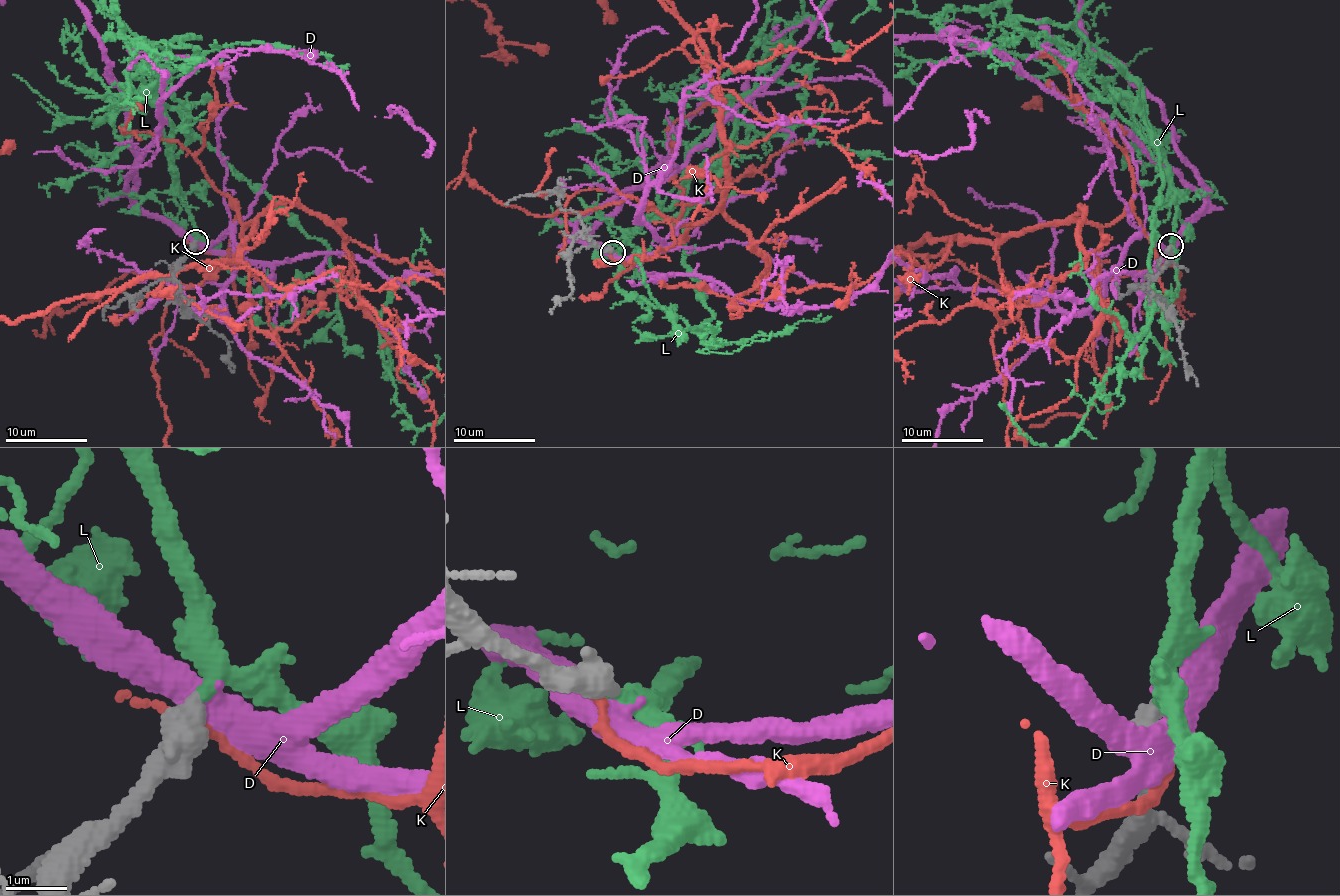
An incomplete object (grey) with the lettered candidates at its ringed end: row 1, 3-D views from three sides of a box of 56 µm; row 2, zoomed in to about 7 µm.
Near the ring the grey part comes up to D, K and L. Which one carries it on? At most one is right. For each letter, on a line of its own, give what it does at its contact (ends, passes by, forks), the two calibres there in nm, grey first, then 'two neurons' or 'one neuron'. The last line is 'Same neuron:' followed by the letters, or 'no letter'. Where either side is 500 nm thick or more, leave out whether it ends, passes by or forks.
D: it passes by; calibres 480 and 440 nm; two neurons
K: calibres 550 and 100 nm; two neurons
L: it passes by; calibres 480 and 240 nm; one neuron
Same neuron: L

